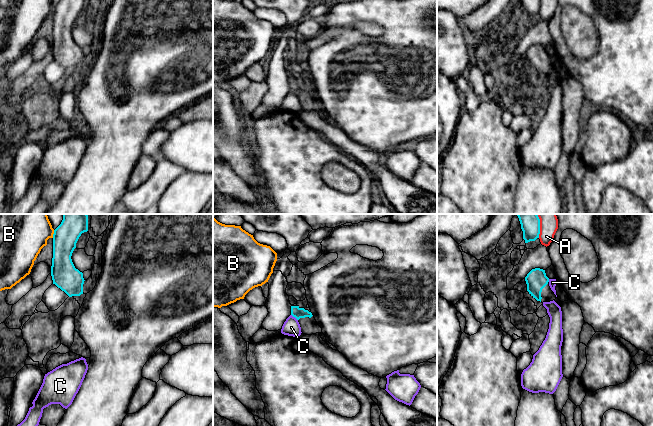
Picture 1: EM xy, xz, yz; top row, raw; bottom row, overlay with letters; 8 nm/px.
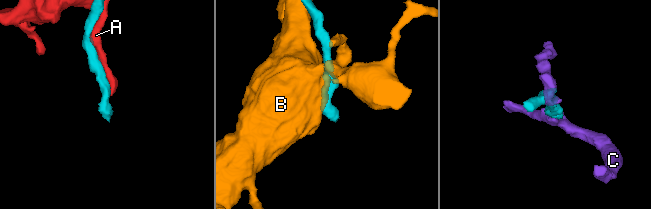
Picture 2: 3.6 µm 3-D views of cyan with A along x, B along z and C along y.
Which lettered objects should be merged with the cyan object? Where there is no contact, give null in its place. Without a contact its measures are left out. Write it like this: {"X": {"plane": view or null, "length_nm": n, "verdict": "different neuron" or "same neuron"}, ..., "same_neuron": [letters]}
{"A": {"plane": "yz", "length_nm": 110, "verdict": "different neuron"}, "B": {"plane": "xy", "length_nm": 70, "verdict": "different neuron"}, "C": {"plane": "xz", "length_nm": 80, "verdict": "different neuron"}, "same_neuron": []}

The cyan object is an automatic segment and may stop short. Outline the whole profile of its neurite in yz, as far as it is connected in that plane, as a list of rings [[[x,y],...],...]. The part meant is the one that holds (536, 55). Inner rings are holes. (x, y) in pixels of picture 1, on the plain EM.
[[[540,44],[532,45],[525,53],[527,67],[529,70],[540,78],[555,77],[559,82],[562,78],[556,73],[549,62],[549,54],[545,46]]]

